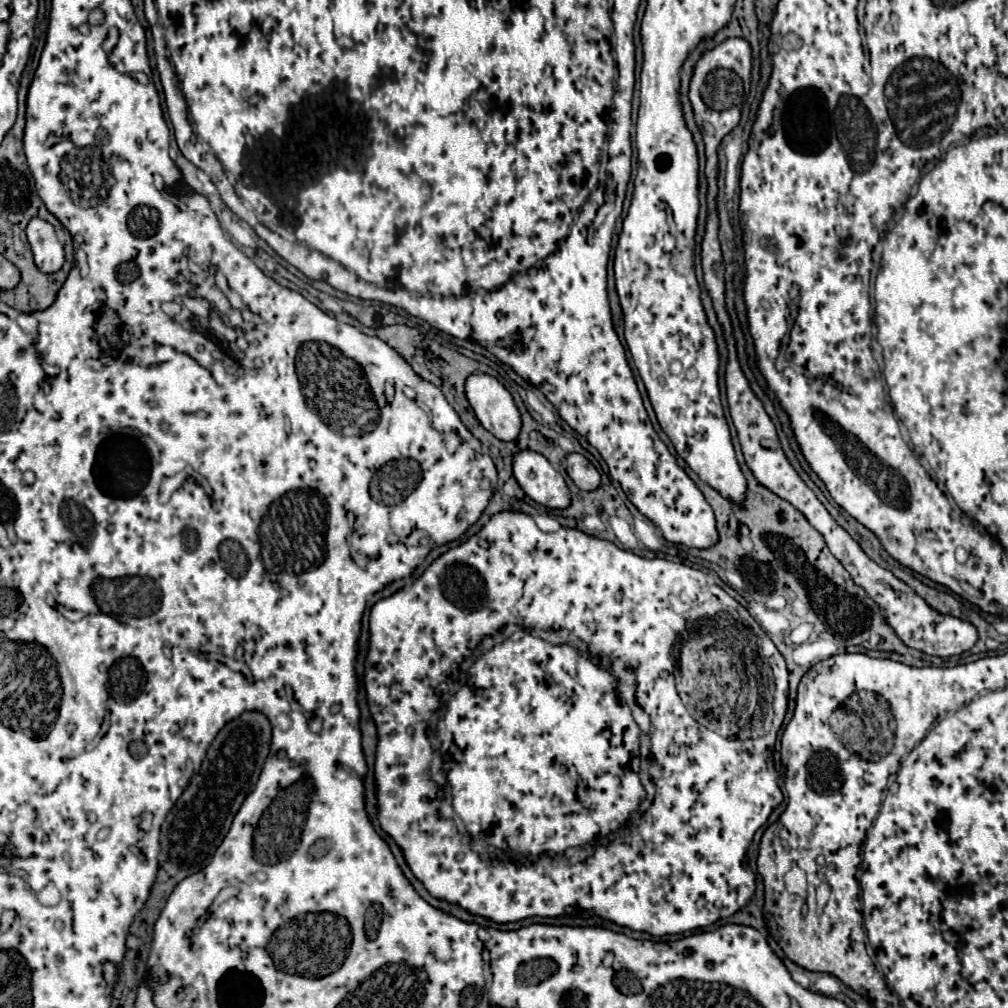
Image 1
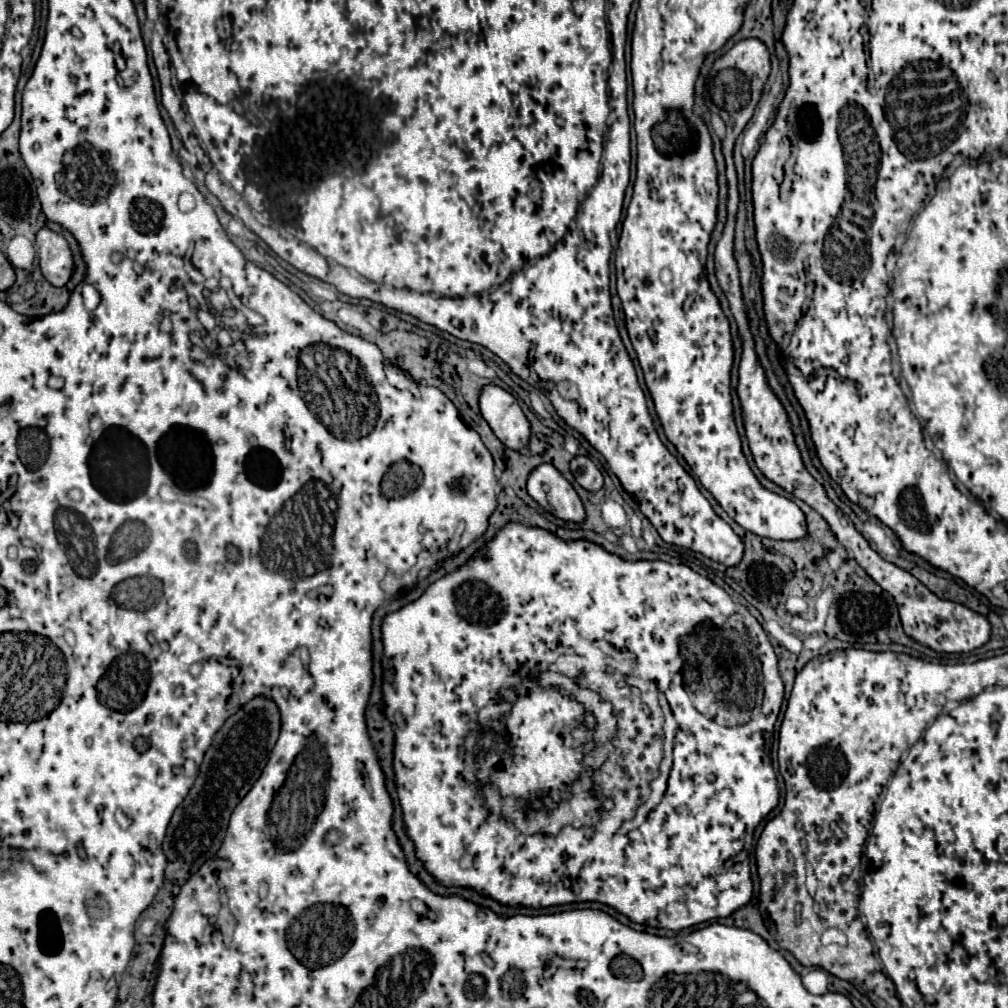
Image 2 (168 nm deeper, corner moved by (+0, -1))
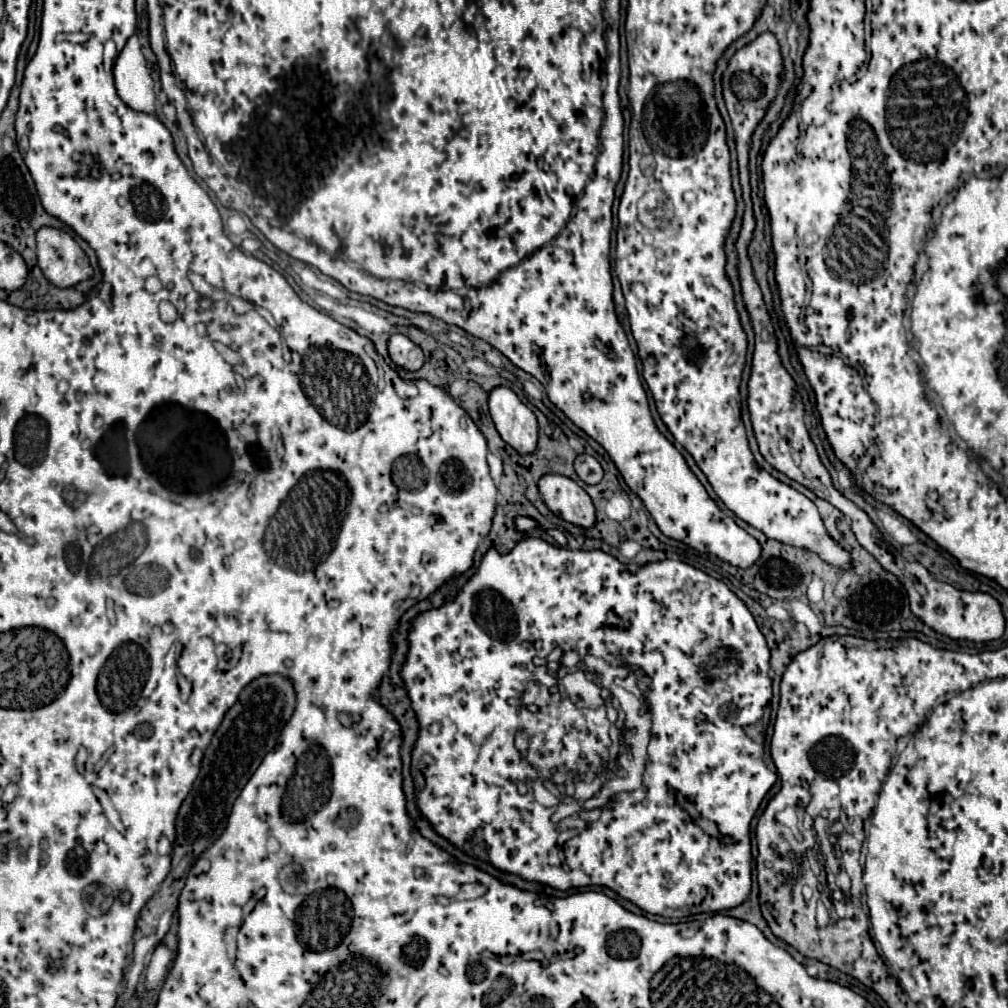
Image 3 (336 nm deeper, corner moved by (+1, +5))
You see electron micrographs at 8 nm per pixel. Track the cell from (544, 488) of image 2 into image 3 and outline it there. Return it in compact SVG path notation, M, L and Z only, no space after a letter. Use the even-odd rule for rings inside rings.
M545 474L539 480L539 492L549 510L581 528L595 526L595 506L589 494L571 478L559 474Z

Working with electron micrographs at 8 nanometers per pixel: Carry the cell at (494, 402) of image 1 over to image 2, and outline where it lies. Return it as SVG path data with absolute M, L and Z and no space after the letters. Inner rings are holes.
M486 384L480 390L480 412L506 448L520 450L528 444L530 422L512 394L500 386Z

